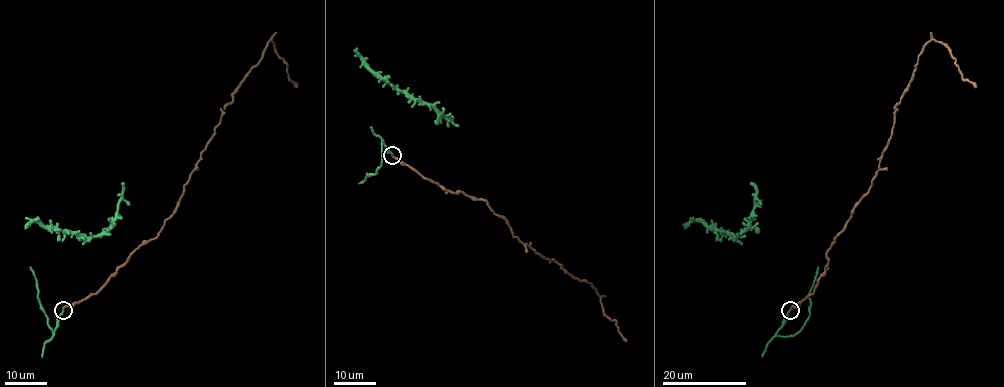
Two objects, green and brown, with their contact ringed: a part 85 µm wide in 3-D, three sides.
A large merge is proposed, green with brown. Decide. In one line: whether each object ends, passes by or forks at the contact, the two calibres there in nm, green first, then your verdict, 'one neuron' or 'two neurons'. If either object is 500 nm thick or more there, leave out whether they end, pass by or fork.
green ends there; brown ends there; 180 nm thick on the green side, 180 nm on the other; one neuron

